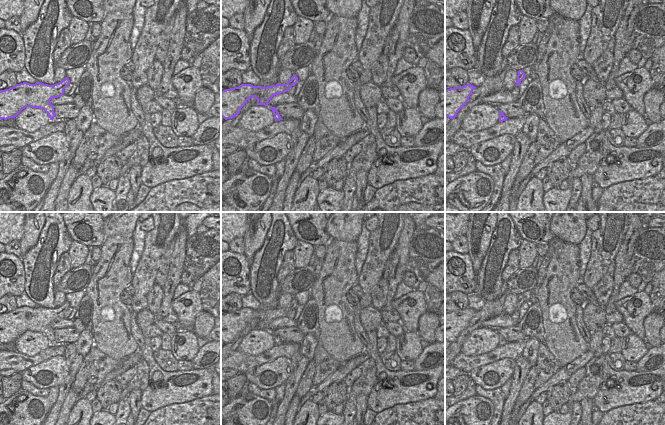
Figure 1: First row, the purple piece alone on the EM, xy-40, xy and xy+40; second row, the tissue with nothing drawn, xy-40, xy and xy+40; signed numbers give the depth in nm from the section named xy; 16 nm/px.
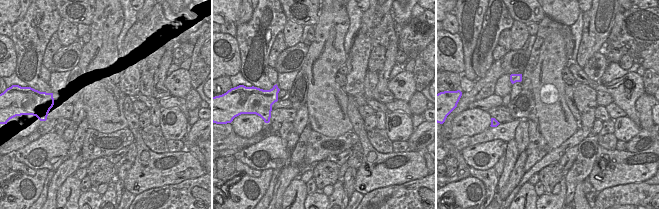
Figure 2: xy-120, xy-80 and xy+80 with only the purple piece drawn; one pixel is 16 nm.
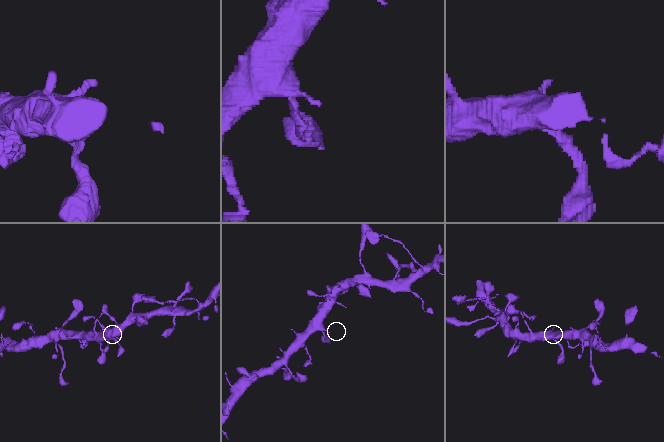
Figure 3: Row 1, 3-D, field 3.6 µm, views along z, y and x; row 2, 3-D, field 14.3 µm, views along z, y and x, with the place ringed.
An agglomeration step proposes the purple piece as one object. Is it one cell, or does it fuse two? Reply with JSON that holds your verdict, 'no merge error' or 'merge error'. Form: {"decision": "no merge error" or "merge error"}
{"decision": "no merge error"}

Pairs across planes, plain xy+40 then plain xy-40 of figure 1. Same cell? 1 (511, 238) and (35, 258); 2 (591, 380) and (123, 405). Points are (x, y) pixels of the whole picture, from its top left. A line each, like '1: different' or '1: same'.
1: same
2: same

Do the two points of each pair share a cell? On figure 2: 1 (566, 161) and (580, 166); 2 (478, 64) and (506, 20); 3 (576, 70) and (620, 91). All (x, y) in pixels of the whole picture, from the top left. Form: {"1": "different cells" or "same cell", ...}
{"1": "different cells", "2": "same cell", "3": "same cell"}

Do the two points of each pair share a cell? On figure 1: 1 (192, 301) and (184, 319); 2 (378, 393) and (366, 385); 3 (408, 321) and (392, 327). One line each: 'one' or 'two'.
1: one
2: two
3: two

